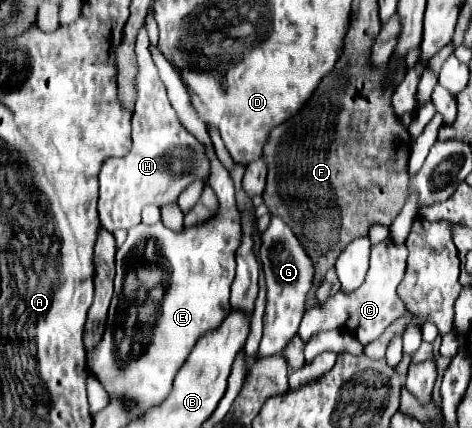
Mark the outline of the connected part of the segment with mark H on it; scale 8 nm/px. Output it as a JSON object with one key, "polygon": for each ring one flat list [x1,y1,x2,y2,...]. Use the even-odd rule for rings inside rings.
{"polygon":[[146,27,140,29,136,39,138,74,136,77,137,100,132,116,132,149,124,157,108,157,102,163,100,181,100,201,98,213,100,223,110,233,116,229,130,229,140,223,140,213,146,205,166,205,176,203,178,195,196,179,208,177,208,159,204,147,190,135,176,117,170,105,166,87,160,81,158,69,148,51]]}

